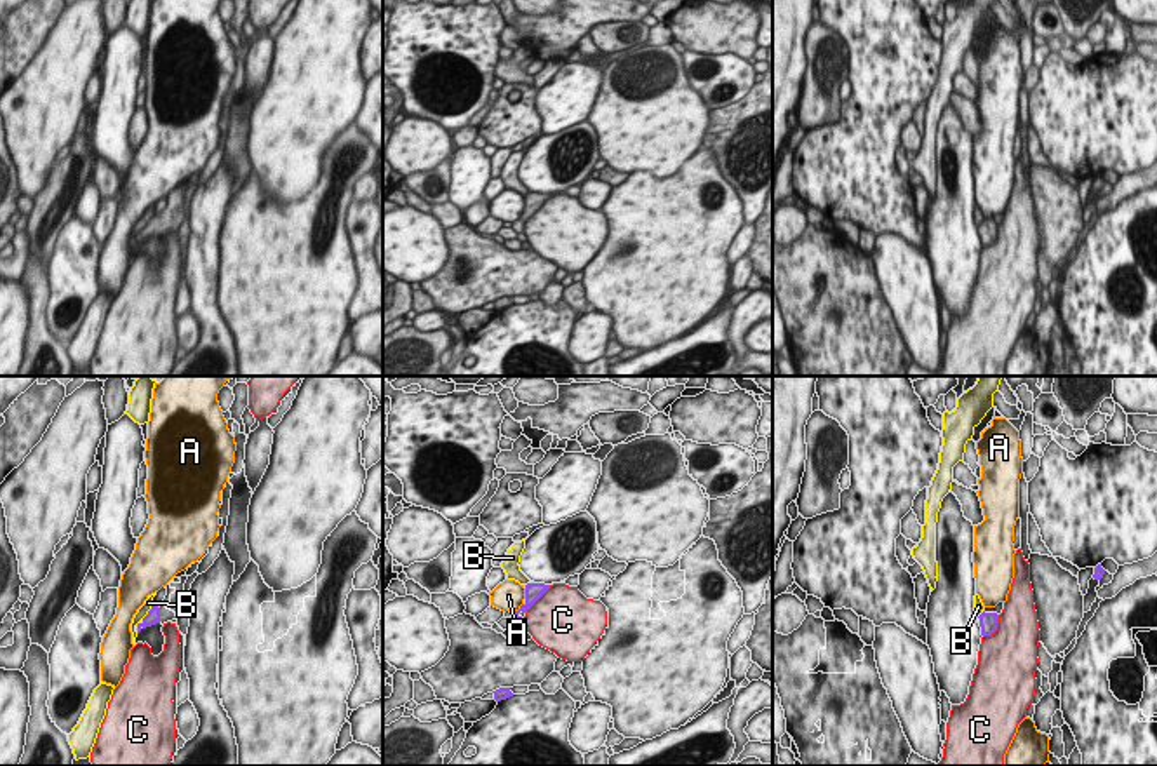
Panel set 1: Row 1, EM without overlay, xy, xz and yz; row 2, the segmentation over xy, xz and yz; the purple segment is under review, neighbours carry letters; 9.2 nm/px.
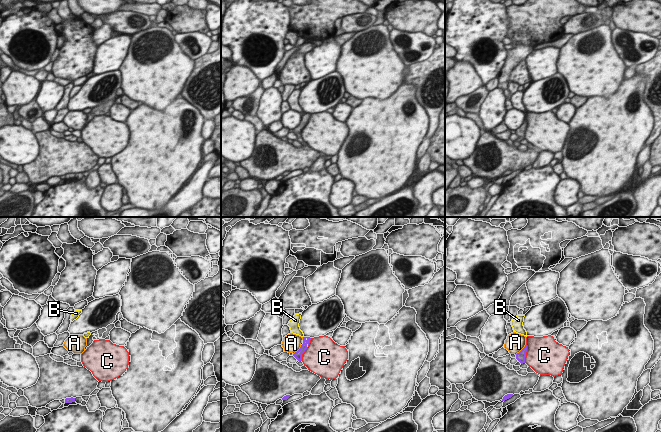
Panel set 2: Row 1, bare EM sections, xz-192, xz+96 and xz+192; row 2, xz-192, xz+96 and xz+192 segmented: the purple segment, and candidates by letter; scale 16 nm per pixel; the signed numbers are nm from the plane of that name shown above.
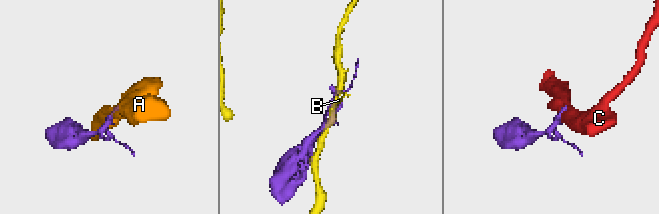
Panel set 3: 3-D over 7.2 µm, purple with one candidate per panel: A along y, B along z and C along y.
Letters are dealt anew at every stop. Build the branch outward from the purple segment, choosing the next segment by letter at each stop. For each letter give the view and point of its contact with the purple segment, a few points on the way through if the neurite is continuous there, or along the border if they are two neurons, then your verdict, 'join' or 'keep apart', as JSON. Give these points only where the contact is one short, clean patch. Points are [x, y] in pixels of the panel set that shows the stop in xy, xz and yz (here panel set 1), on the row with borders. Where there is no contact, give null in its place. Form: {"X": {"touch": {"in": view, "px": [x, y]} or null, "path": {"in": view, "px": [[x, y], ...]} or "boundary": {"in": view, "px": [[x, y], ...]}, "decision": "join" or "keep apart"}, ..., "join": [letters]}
{"A": {"touch": {"in": "xz", "px": [519, 610]}, "boundary": {"in": "xz", "px": [[522, 603], [512, 613]]}, "decision": "keep apart"}, "B": {"touch": {"in": "xy", "px": [148, 611]}, "boundary": {"in": "xy", "px": [[153, 604], [141, 618]]}, "decision": "keep apart"}, "C": {"touch": {"in": "xz", "px": [538, 598]}, "decision": "keep apart"}, "join": []}

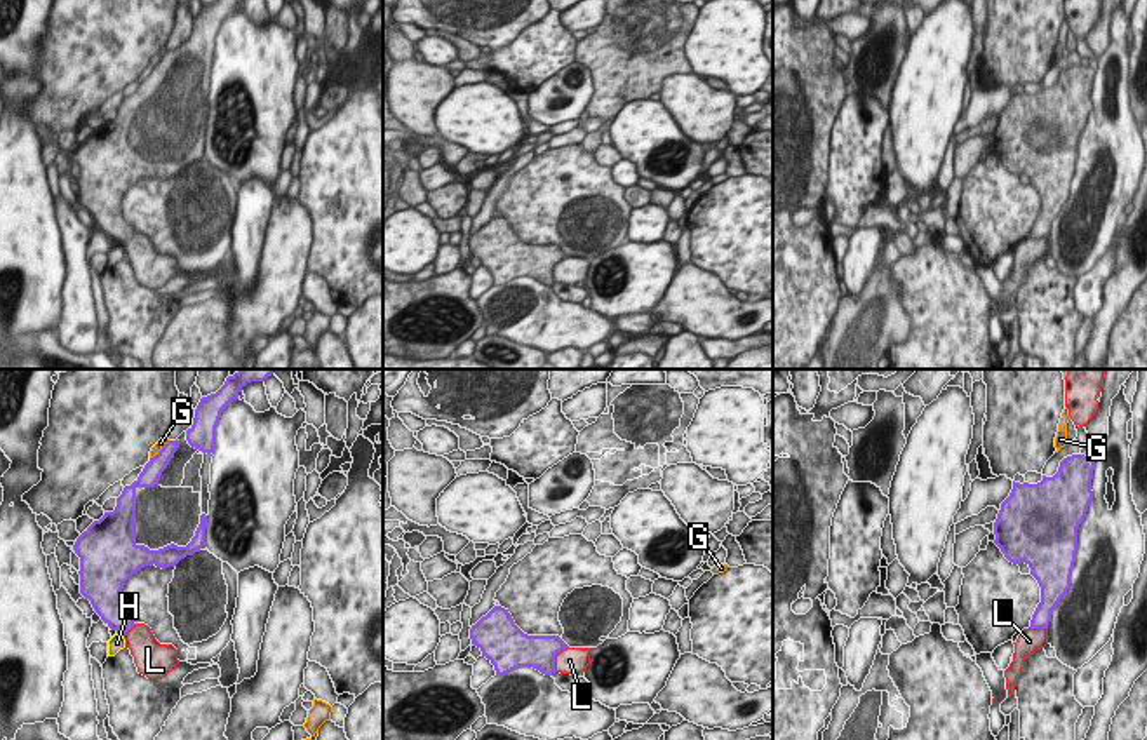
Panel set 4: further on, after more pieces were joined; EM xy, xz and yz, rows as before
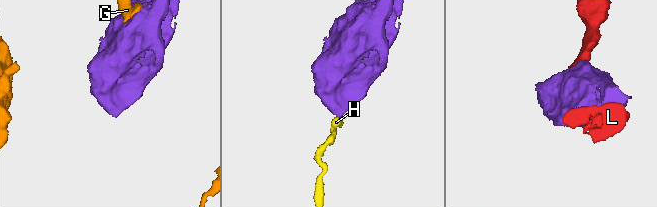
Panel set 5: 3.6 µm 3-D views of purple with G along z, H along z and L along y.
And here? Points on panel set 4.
{"G": {"touch": {"in": "xy", "px": [160, 450]}, "decision": "keep apart"}, "H": {"touch": {"in": "xy", "px": [120, 632]}, "boundary": {"in": "xy", "px": [[117, 632], [122, 636]]}, "decision": "keep apart"}, "L": {"touch": {"in": "xz", "px": [554, 657]}, "decision": "keep apart"}, "join": []}

